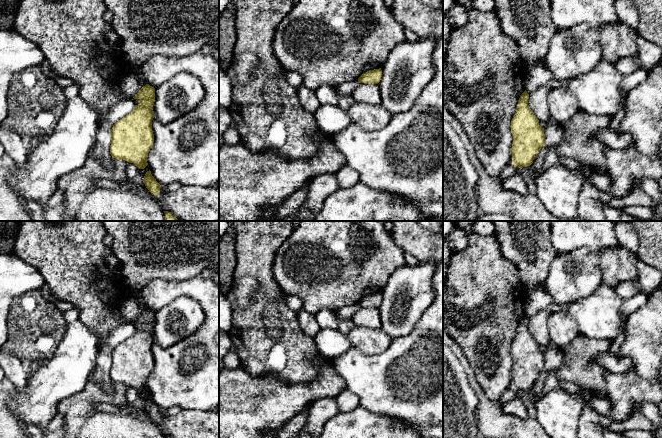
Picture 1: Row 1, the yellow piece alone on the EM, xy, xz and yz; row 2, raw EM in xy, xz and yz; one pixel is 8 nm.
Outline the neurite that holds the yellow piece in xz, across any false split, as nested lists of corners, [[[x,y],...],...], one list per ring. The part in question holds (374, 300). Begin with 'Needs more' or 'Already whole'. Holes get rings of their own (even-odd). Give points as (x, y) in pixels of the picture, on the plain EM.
Already whole. [[[379,292],[379,293],[369,294],[363,297],[358,302],[358,305],[360,307],[378,308],[381,304],[381,301],[382,301],[382,294],[381,292]]]

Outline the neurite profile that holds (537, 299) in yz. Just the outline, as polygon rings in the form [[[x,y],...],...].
[[[542,283],[538,287],[527,291],[525,301],[526,315],[530,319],[536,313],[548,310],[553,303],[551,296],[546,291],[545,284]]]

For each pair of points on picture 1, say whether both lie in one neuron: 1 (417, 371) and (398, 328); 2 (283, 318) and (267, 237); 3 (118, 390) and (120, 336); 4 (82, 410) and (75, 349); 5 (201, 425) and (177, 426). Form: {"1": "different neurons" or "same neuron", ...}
{"1": "different neurons", "2": "same neuron", "3": "different neurons", "4": "different neurons", "5": "same neuron"}

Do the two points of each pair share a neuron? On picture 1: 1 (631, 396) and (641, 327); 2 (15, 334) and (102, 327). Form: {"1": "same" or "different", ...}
{"1": "same", "2": "different"}

